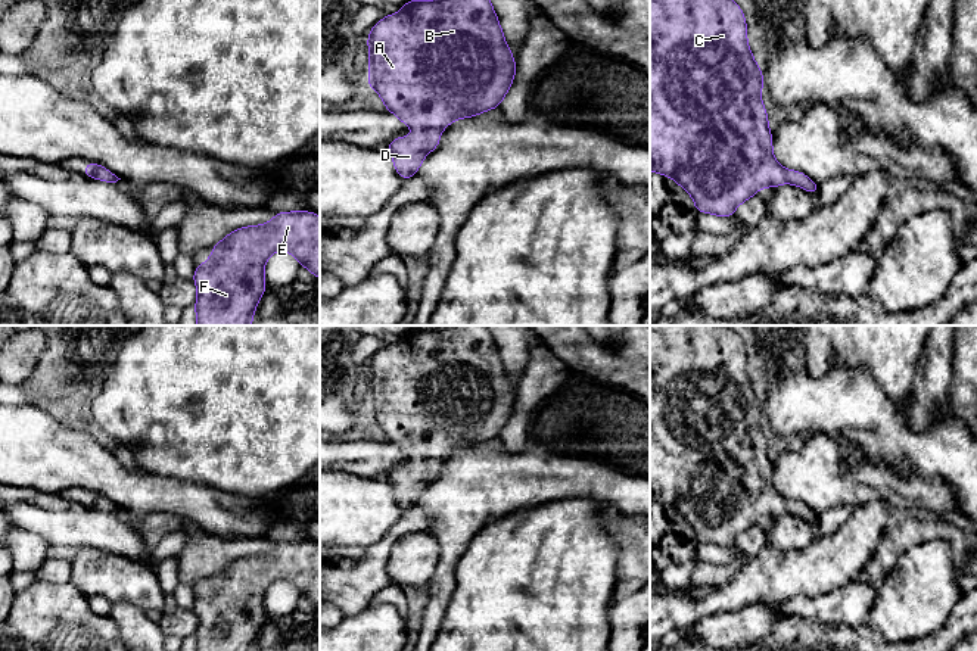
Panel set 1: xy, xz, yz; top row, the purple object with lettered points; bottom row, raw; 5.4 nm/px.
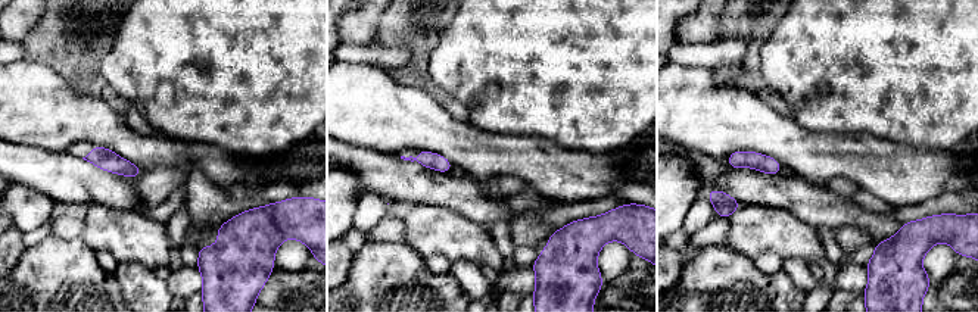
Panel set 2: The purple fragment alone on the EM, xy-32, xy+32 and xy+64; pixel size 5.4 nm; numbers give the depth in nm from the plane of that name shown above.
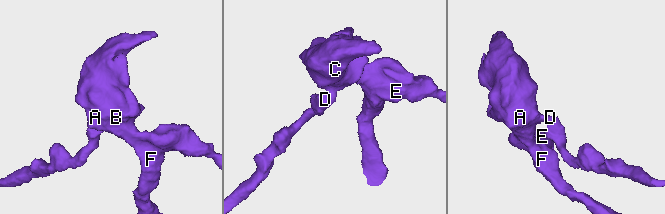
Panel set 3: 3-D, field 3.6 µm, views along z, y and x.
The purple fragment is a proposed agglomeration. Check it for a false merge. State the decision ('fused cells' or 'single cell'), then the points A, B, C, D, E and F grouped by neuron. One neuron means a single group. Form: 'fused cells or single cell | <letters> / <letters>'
single cell | A B C D E F

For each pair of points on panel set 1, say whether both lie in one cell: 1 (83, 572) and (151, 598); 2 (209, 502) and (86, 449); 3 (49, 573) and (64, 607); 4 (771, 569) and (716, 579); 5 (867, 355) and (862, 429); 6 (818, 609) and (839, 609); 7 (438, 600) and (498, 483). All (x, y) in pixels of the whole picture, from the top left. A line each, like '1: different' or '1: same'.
1: same
2: same
3: different
4: different
5: different
6: same
7: same

